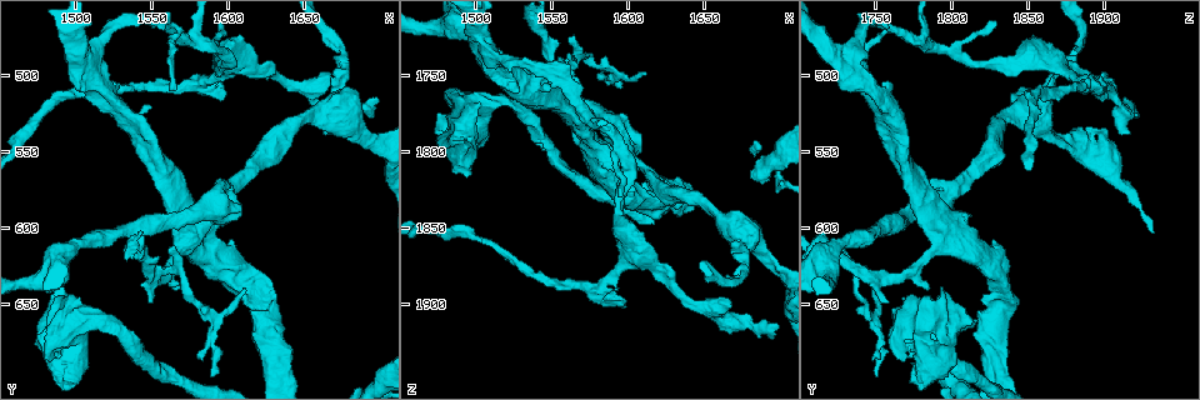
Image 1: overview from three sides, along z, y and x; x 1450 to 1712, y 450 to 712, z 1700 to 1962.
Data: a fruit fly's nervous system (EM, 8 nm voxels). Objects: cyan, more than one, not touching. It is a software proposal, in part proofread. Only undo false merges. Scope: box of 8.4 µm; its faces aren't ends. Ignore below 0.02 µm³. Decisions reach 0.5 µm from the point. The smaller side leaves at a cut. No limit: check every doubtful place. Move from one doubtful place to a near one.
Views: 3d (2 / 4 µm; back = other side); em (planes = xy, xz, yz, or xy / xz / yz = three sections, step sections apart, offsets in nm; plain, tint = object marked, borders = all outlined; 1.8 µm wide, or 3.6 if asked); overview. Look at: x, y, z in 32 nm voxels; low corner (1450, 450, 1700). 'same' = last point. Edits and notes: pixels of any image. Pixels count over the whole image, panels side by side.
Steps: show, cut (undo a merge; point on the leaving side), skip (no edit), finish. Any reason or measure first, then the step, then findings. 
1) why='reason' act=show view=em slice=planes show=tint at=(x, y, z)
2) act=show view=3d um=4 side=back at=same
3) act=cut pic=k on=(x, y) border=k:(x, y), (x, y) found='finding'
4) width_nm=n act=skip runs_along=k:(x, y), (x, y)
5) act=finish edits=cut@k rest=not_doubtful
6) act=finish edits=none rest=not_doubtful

act=show view=3d um=4 at=(1508, 494, 1734)

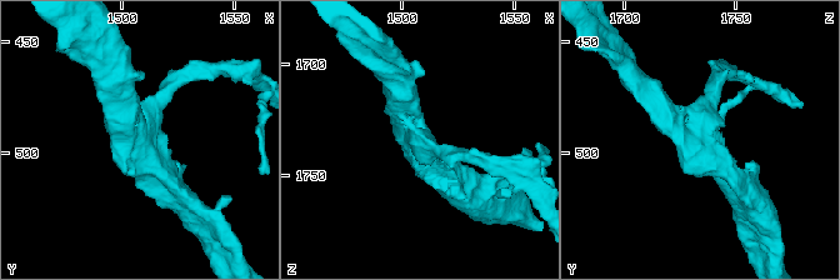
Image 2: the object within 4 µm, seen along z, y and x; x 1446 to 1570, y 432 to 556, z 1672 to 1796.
arms=3 arm_widths_nm=220,340,380 why='now the EM' act=show view=em slice=yz step=8 show=tint at=(1509, 495, 1736)

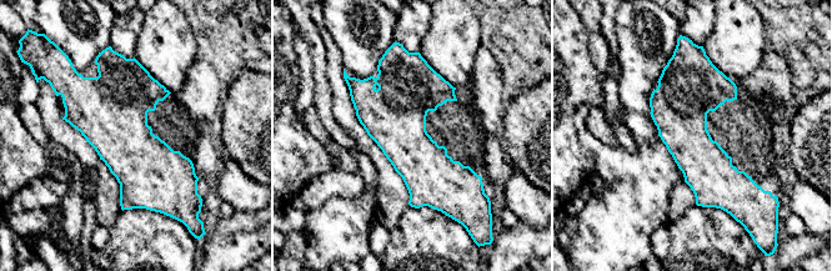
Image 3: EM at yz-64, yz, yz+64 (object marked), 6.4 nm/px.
act=skip found='all the same neuron'

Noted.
why='branch point' act=show view=3d um=2 at=(1584, 596, 1798)

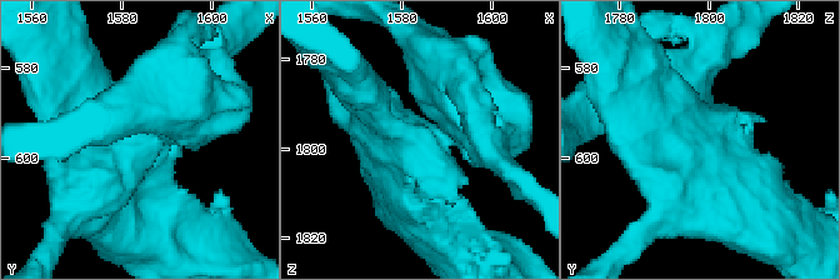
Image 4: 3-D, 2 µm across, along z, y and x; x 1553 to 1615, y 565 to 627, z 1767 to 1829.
act=show view=em slice=planes show=tint at=(1585, 594, 1798)

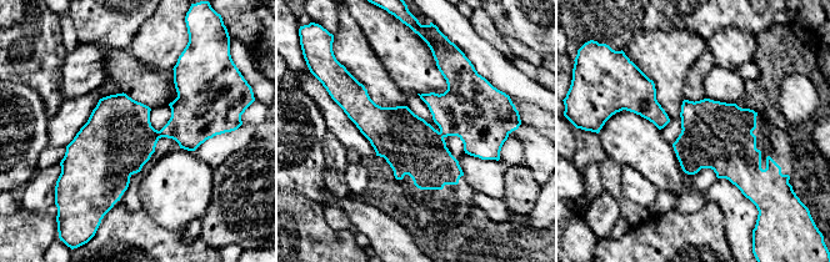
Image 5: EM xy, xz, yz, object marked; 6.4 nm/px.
width_nm=360 act=skip found='one neuron here'

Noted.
why='arms part here' act=show view=em slice=xz step=4 show=tint at=(1580, 504, 1890)

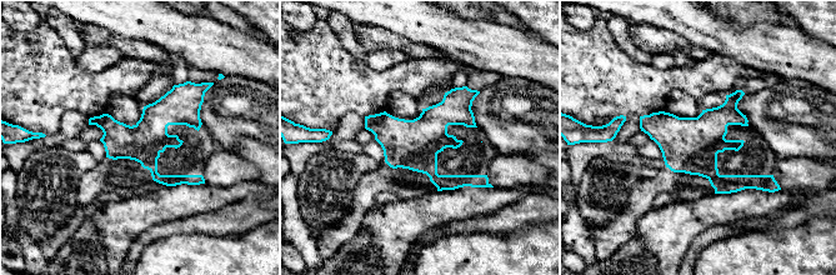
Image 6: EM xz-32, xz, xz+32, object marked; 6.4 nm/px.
act=skip runs_along=6:(368, 119), (440, 180), (484, 179) found='all the same neuron'

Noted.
act=finish edits=none rest=not_doubtful

